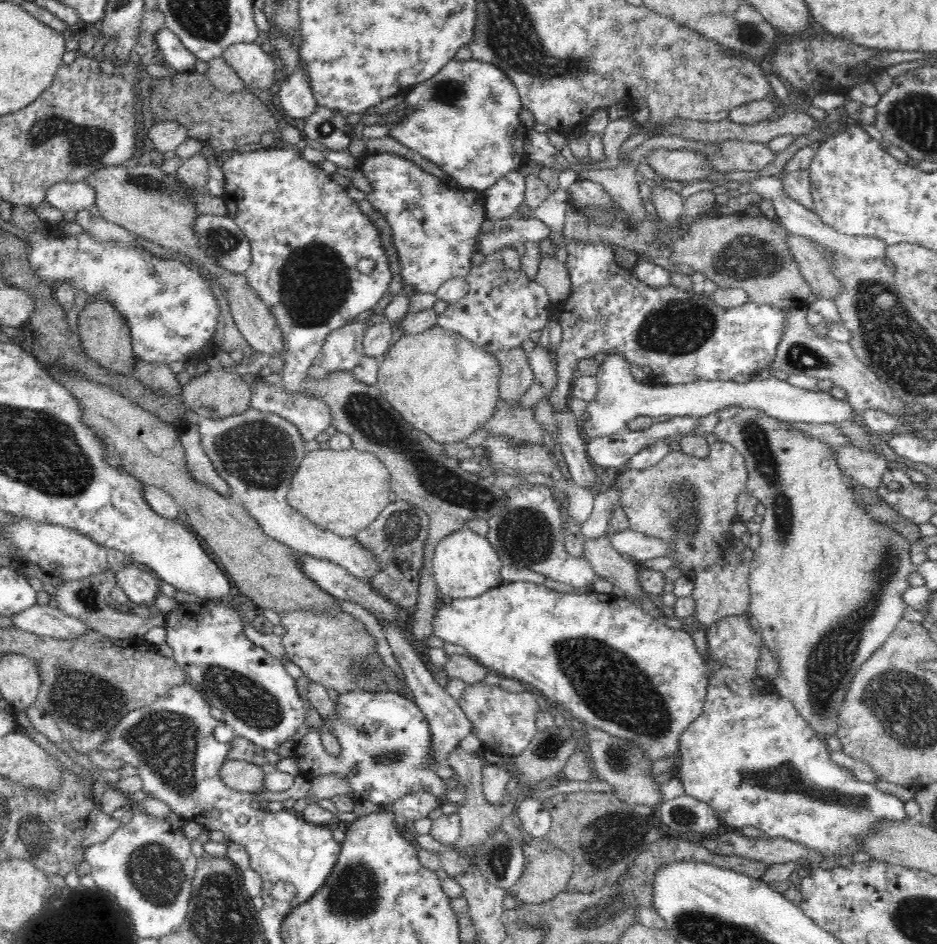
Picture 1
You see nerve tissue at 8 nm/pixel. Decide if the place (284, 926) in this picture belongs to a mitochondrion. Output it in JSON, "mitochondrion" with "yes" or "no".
{"mitochondrion":"no"}

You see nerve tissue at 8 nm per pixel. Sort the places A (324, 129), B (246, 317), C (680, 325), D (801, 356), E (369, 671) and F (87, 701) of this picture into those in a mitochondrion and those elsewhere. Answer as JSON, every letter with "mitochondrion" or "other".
{"A":"mitochondrion","B":"other","C":"mitochondrion","D":"mitochondrion","E":"mitochondrion","F":"mitochondrion"}

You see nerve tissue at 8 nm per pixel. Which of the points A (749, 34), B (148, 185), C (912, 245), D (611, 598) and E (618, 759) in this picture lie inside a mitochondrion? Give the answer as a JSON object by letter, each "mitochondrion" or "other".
{"A":"mitochondrion","B":"mitochondrion","C":"other","D":"other","E":"mitochondrion"}

